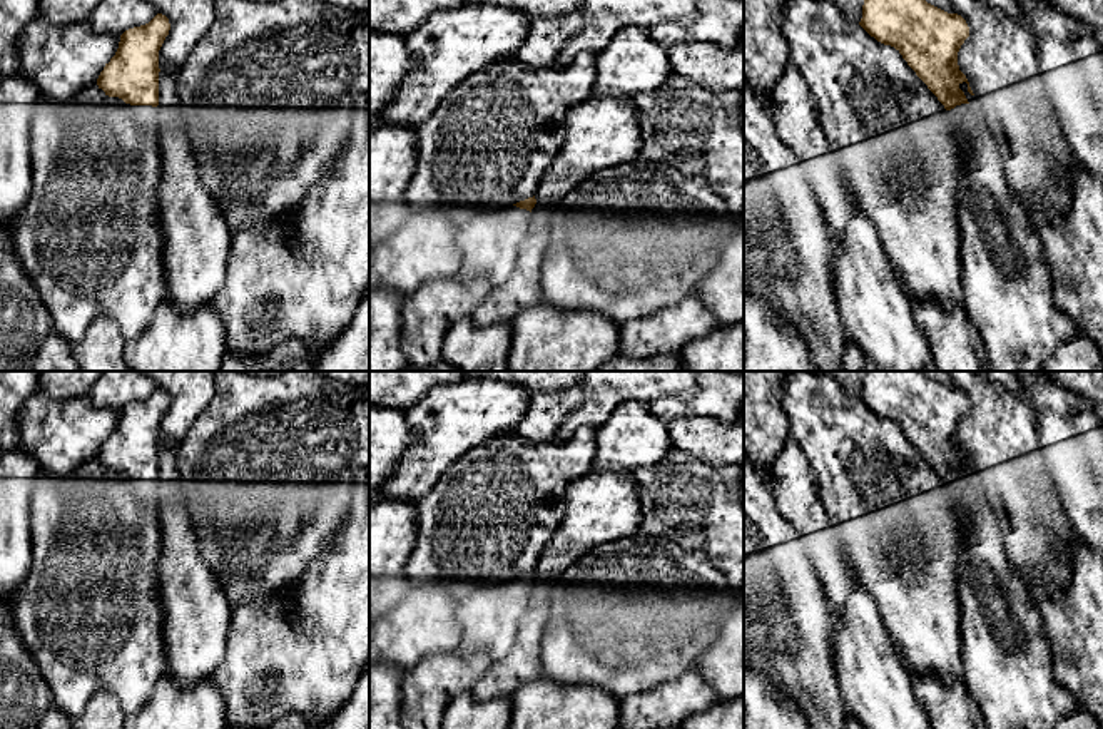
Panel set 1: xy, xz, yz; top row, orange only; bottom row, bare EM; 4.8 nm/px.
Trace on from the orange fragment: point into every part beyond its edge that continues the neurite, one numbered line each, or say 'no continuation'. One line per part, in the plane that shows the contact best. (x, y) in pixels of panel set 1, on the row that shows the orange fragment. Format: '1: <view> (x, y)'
1: xy (146, 116)

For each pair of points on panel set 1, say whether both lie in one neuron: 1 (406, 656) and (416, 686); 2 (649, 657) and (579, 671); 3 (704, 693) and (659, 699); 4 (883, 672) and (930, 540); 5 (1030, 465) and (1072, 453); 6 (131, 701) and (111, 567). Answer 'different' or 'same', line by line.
1: different
2: same
3: same
4: different
5: different
6: same

